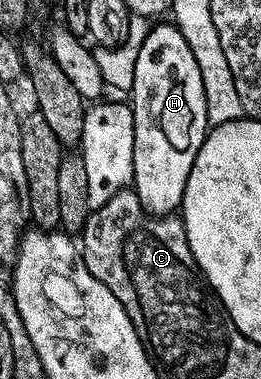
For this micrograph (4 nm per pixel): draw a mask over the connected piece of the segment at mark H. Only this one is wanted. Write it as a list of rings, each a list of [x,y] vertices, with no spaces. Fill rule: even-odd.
[[[154,24],[150,28],[148,36],[141,44],[139,55],[132,58],[131,61],[131,64],[133,64],[133,101],[131,100],[133,111],[133,180],[131,188],[141,200],[141,207],[145,212],[153,214],[154,217],[167,217],[176,214],[181,208],[183,191],[187,187],[187,175],[191,175],[195,155],[199,155],[199,147],[205,142],[205,134],[209,132],[211,126],[207,115],[207,99],[204,98],[203,76],[200,75],[199,65],[195,61],[195,55],[192,54],[191,47],[188,46],[187,40],[177,29],[176,24],[156,25]]]

